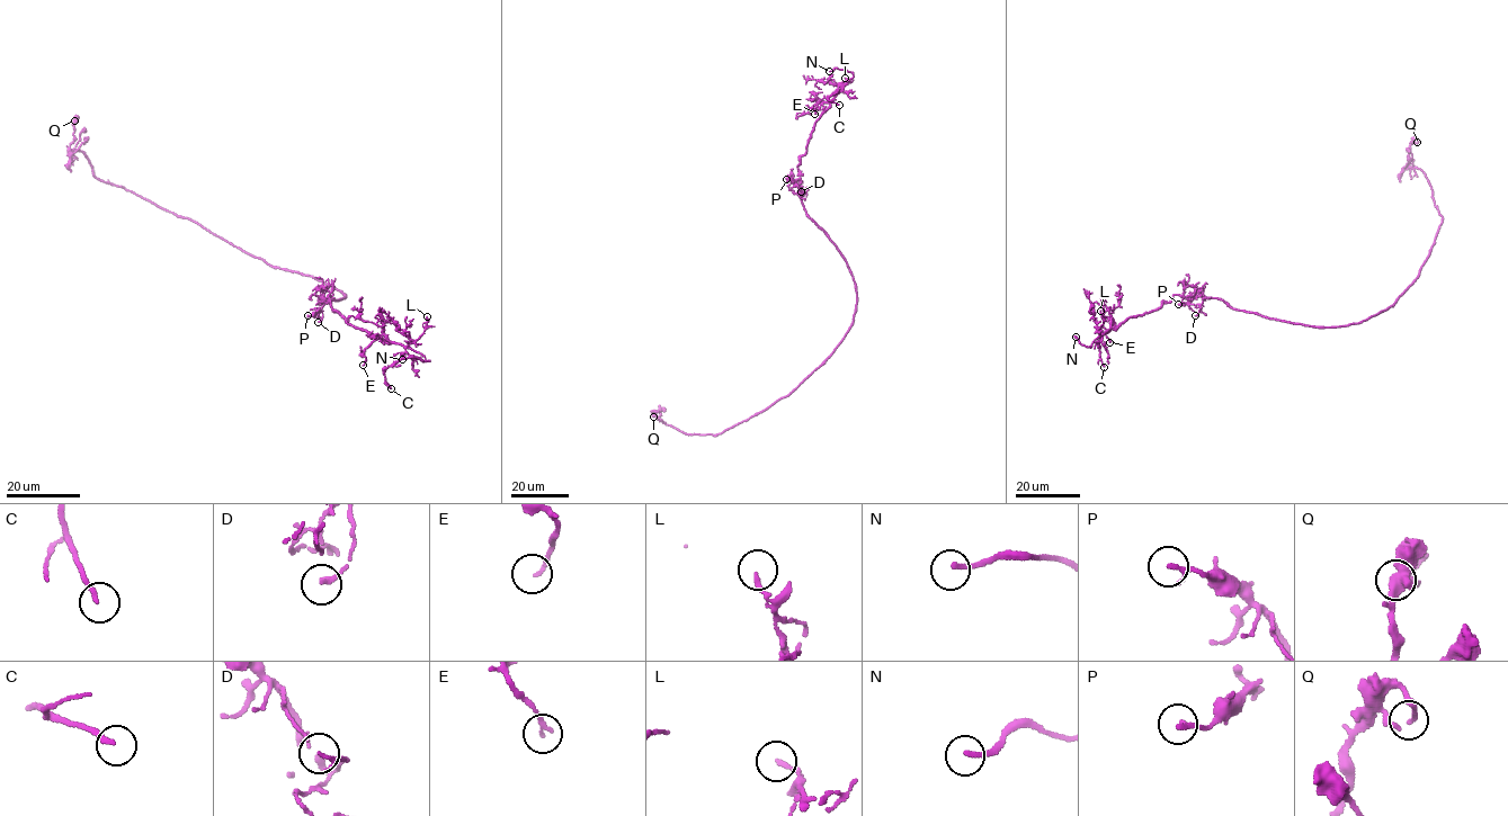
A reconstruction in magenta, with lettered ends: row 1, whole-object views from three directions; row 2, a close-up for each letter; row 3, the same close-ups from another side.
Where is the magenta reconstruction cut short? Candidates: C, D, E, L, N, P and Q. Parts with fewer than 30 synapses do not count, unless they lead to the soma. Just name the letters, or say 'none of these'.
N

